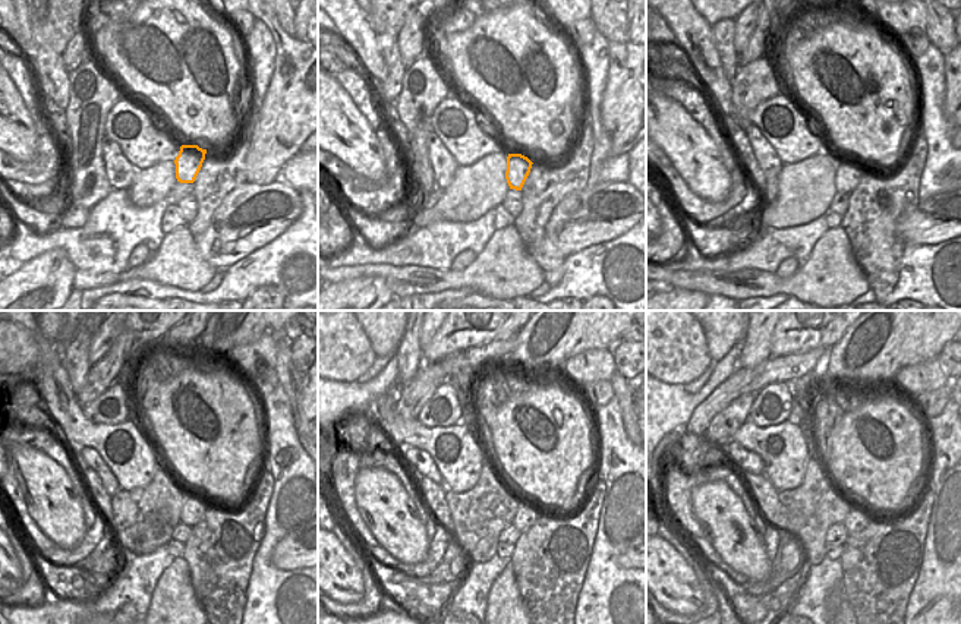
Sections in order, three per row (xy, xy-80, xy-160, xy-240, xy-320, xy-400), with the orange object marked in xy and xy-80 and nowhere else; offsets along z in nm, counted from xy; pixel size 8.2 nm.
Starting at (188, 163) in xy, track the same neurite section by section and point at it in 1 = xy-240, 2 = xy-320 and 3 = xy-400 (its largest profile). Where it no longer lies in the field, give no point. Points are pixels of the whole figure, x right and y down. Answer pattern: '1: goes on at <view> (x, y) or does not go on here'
1: goes on at xy-240 (194, 509)
2: goes on at xy-320 (526, 514)
3: goes on at xy-400 (856, 520)

